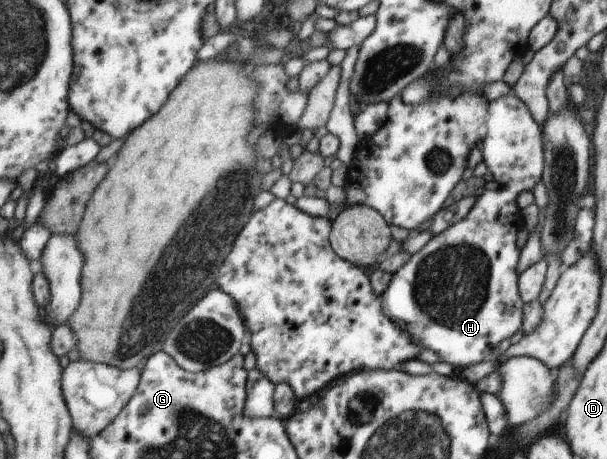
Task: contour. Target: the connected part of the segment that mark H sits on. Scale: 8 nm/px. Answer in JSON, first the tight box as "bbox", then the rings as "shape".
{"bbox":[380,92,545,370],"shape":[[[514,92],[504,96],[504,98],[498,98],[497,100],[490,101],[490,116],[486,121],[486,136],[482,140],[482,158],[487,169],[494,176],[494,182],[498,184],[498,188],[495,190],[485,189],[484,193],[480,195],[472,210],[466,214],[462,220],[455,222],[452,226],[449,226],[444,232],[433,235],[433,237],[426,243],[426,246],[415,252],[411,258],[399,268],[392,275],[392,280],[388,288],[380,295],[380,303],[384,306],[384,312],[390,320],[394,320],[397,324],[402,324],[402,328],[406,328],[406,332],[410,332],[410,336],[414,336],[414,340],[418,340],[418,344],[422,344],[422,348],[432,350],[440,356],[440,360],[452,364],[454,368],[458,370],[464,369],[466,366],[478,364],[482,362],[504,338],[512,337],[512,334],[516,334],[516,330],[520,330],[522,326],[522,298],[520,298],[520,292],[518,292],[518,246],[516,246],[516,234],[518,234],[518,222],[520,222],[520,208],[516,204],[516,198],[520,192],[533,191],[534,186],[538,182],[543,182],[542,176],[545,172],[545,144],[544,133],[541,130],[541,124],[538,124],[537,120],[534,120],[533,113],[529,108],[526,108],[526,104]]]}

